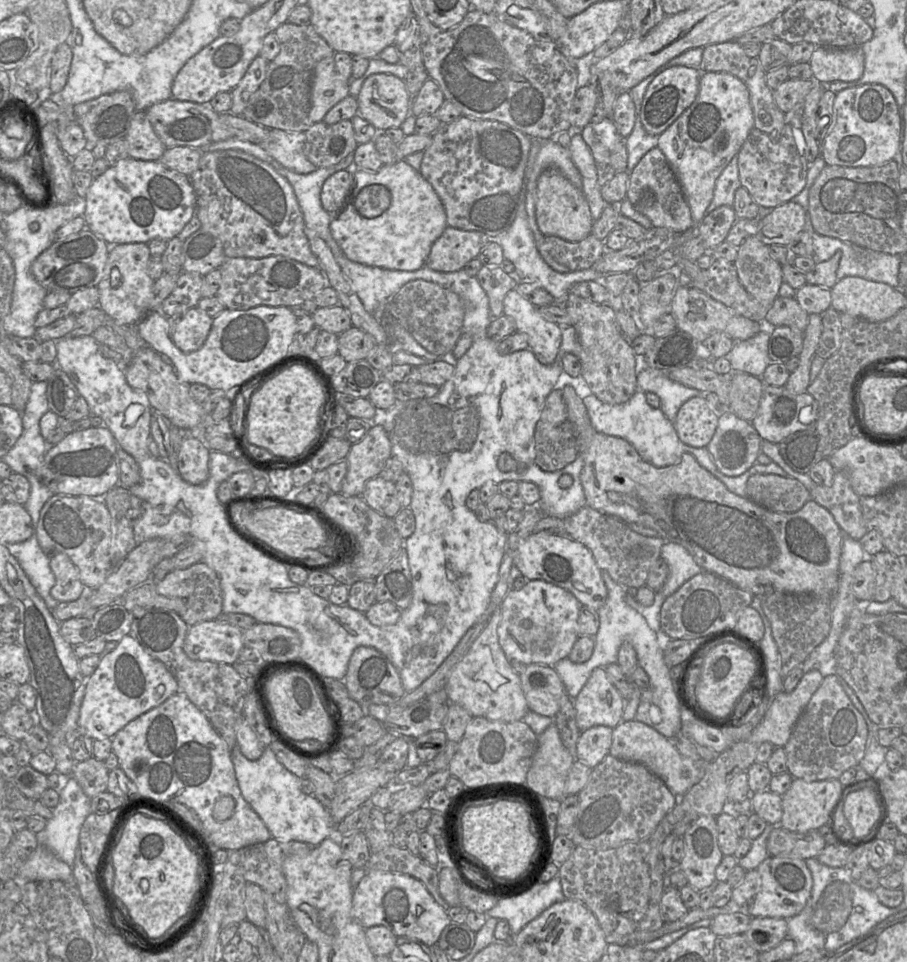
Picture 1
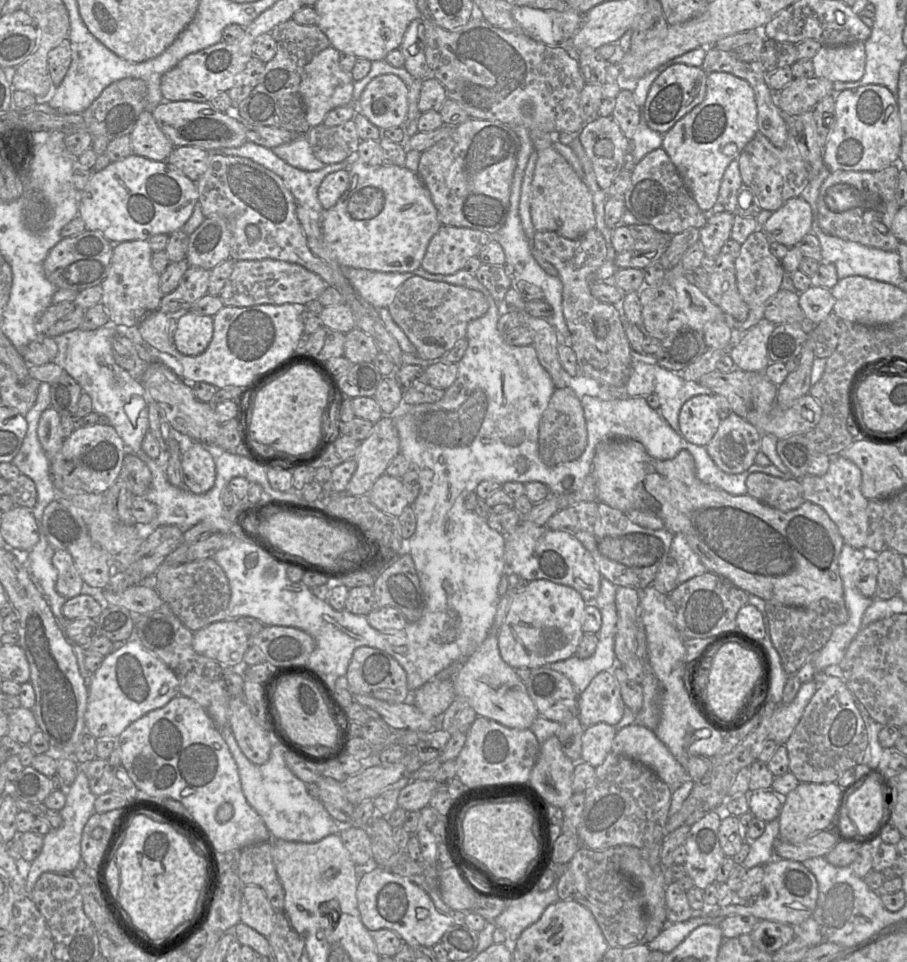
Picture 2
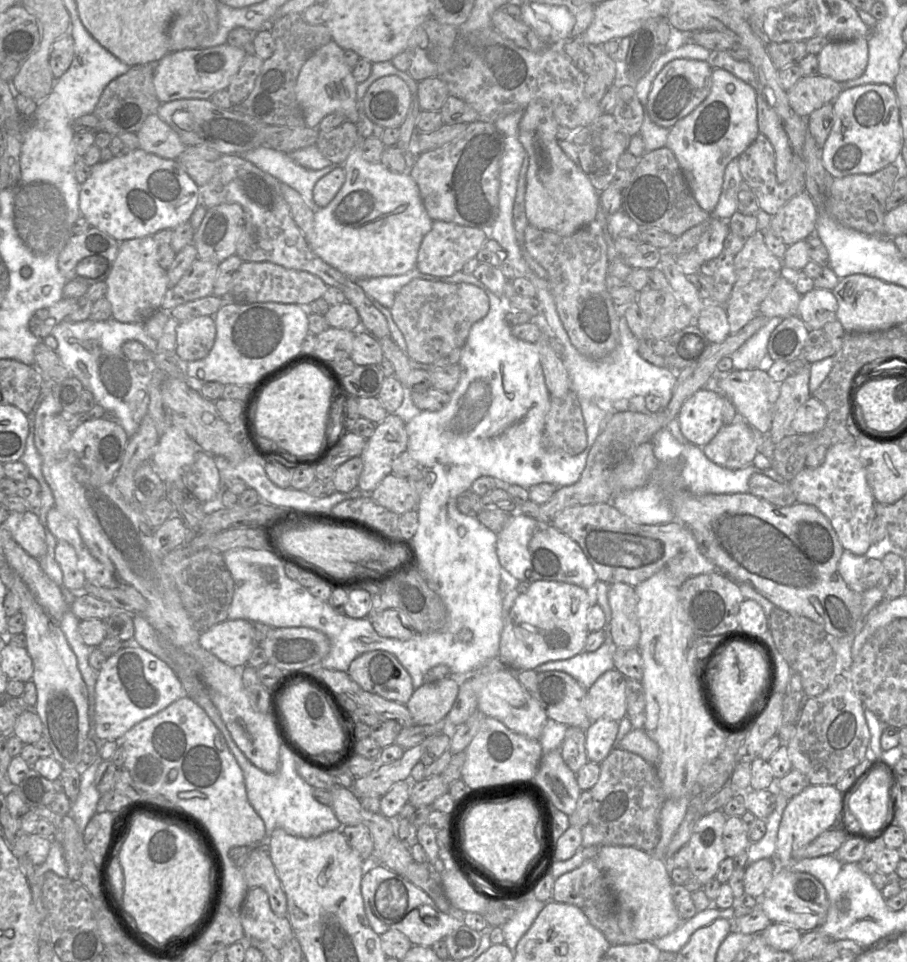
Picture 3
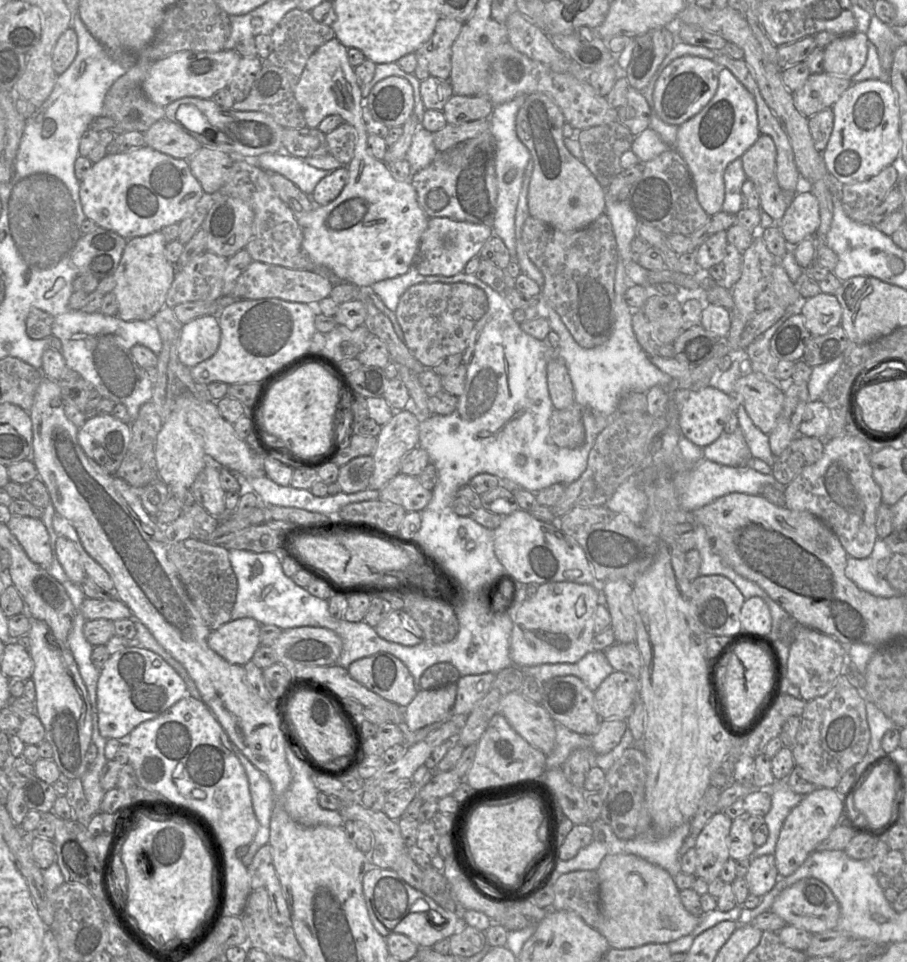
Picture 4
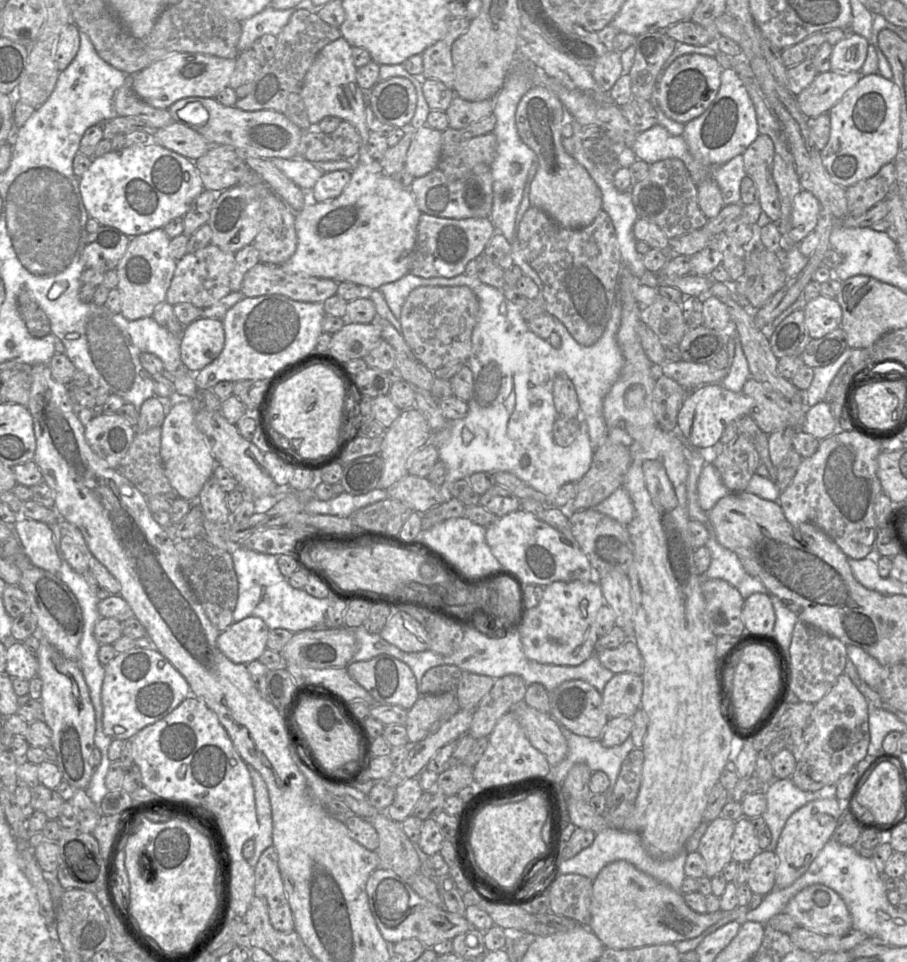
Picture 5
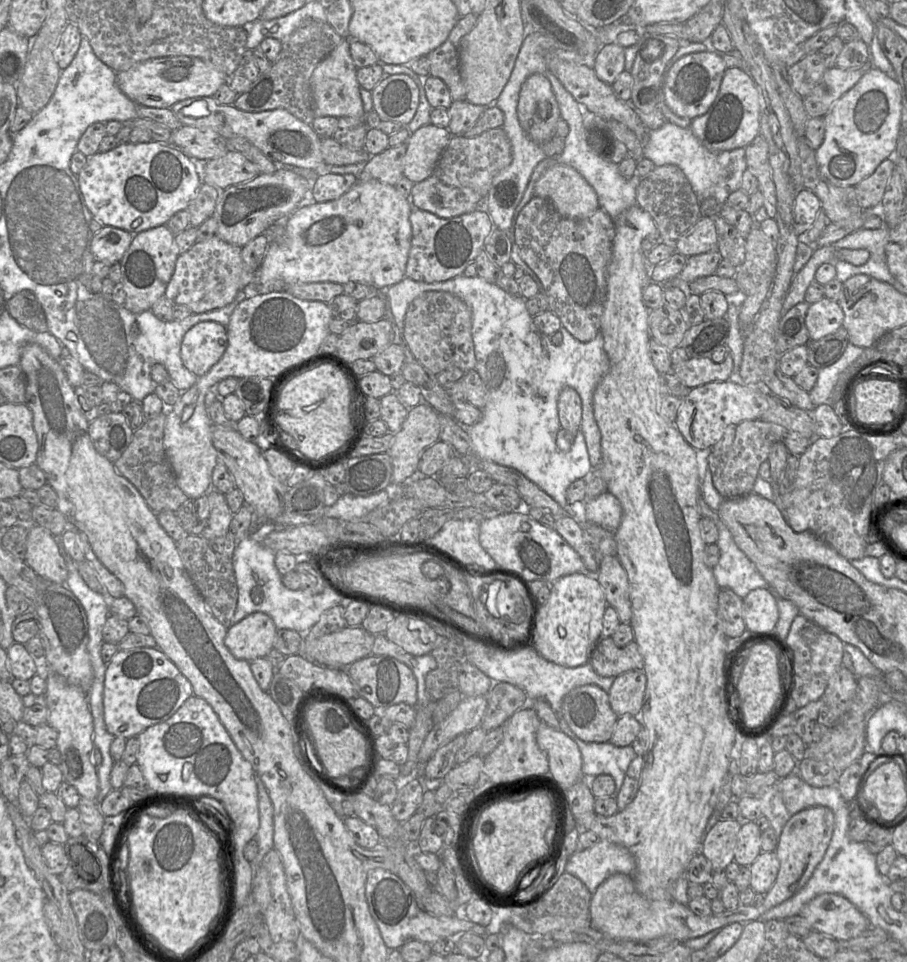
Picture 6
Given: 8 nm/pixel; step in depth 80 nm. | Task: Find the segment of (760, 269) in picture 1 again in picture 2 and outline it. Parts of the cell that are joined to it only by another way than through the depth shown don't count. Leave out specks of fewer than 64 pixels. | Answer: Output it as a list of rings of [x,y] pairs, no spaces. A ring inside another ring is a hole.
[[[756,230],[741,245],[740,253],[735,258],[734,265],[737,288],[749,308],[746,320],[736,321],[735,319],[728,319],[735,334],[745,334],[750,328],[764,319],[764,311],[769,299],[781,289],[783,275],[786,271],[781,261],[771,253],[769,246],[770,242],[762,230]]]

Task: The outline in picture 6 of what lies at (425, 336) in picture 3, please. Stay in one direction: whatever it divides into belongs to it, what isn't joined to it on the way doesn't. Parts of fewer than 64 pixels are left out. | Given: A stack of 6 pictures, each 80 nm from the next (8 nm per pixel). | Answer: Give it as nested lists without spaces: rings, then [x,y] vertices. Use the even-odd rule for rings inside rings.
[[[427,291],[409,304],[402,341],[415,359],[435,375],[448,368],[459,368],[464,372],[475,369],[471,310],[461,298],[449,292]]]

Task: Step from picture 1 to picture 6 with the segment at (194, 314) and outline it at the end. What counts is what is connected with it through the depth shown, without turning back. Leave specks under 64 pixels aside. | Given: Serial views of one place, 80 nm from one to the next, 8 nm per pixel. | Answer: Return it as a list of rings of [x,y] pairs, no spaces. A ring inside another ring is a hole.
[[[203,321],[192,326],[181,344],[183,365],[200,377],[222,357],[228,344],[227,329],[214,321]]]

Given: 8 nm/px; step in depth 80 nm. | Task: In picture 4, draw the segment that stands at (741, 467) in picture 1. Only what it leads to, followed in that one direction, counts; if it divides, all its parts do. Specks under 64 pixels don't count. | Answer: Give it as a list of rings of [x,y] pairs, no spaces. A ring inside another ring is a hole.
[[[739,426],[733,433],[723,432],[713,443],[704,447],[703,452],[705,459],[728,466],[750,464],[753,459]]]

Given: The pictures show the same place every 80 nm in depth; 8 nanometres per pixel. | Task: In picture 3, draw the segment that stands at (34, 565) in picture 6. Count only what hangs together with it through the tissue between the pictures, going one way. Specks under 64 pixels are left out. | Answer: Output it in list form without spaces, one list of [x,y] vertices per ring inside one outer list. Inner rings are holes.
[[[32,511],[9,512],[6,520],[1,525],[6,528],[13,539],[33,558],[40,559],[47,552],[46,535],[37,514]]]

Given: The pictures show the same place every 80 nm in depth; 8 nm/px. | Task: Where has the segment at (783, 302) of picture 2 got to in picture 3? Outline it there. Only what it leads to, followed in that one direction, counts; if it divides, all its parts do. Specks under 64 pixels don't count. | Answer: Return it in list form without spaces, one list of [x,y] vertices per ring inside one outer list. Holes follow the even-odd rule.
[[[781,276],[761,302],[759,313],[766,318],[798,315],[800,299],[795,285]]]

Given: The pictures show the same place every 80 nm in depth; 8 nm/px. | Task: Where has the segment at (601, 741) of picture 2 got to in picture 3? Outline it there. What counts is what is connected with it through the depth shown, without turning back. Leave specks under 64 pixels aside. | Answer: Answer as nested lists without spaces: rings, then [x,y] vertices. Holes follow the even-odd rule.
[[[598,719],[591,722],[585,730],[585,747],[590,762],[601,764],[609,755],[615,747],[618,729],[619,722],[611,719]]]

